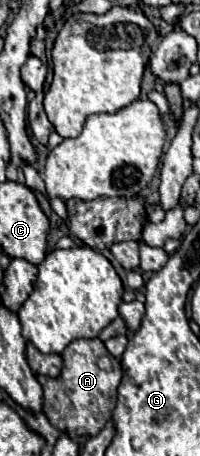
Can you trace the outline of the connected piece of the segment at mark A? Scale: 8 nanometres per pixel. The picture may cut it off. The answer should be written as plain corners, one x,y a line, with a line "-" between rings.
100,338
72,340
62,352
62,360
64,368
58,378
38,376
44,388
42,412
52,426
66,432
70,438
96,436
112,418
112,410
116,404
116,388
122,380
122,366
106,350

